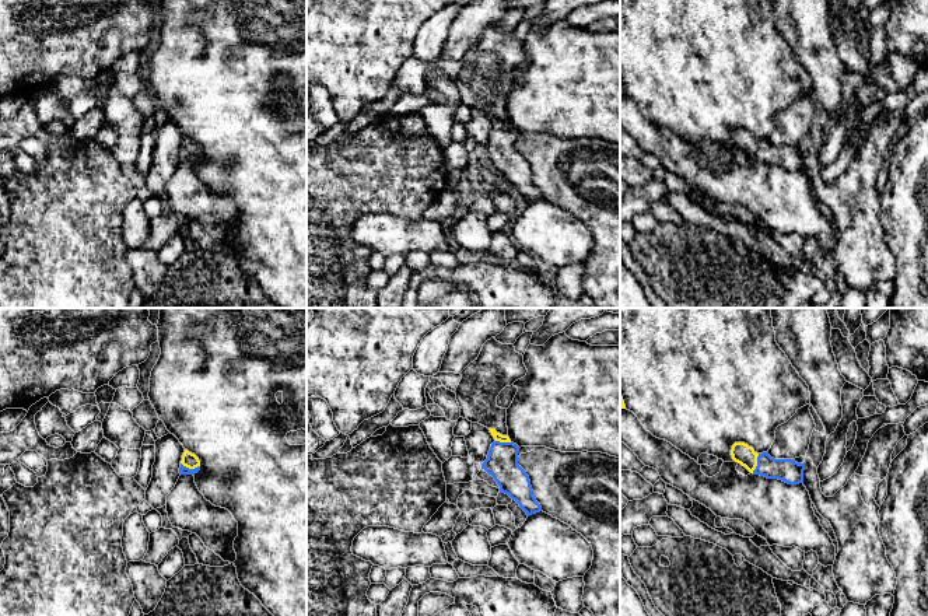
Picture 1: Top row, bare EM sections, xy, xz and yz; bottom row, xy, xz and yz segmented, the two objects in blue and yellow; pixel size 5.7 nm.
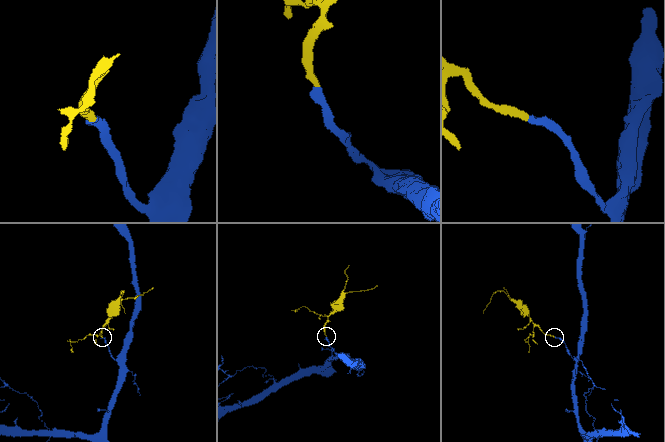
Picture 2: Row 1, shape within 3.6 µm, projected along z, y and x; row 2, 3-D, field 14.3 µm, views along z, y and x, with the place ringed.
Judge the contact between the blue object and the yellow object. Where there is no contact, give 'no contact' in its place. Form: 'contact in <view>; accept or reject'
contact in xy; accept

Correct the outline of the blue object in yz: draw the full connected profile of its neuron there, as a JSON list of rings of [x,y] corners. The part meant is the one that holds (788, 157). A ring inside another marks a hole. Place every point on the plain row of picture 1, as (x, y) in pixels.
[[[735,129],[731,136],[732,146],[745,153],[750,160],[767,165],[778,165],[788,171],[803,169],[805,148],[794,146],[774,146],[768,139],[757,140],[745,129]]]

